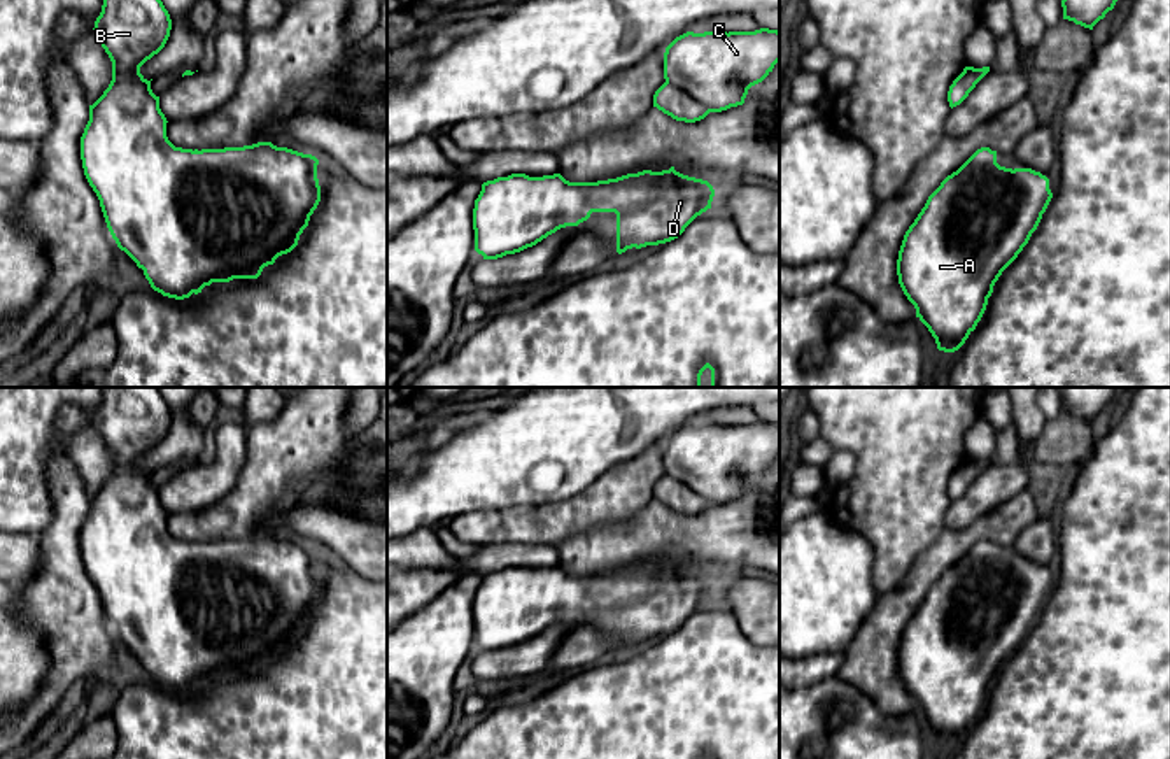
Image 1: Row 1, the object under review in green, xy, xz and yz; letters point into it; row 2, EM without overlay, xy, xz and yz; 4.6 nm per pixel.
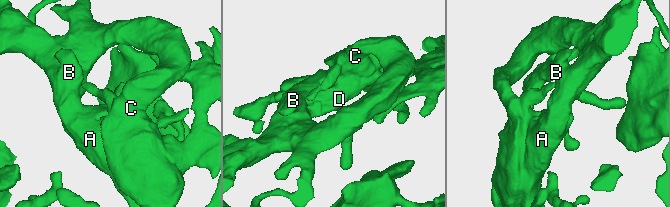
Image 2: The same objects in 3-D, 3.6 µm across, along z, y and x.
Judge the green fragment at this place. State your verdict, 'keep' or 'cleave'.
keep

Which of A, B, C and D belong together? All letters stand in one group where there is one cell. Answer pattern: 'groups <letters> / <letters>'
groups A B C D

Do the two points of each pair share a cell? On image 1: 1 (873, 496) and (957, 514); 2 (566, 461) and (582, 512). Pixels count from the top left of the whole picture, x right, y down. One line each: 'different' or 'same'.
1: different
2: different

